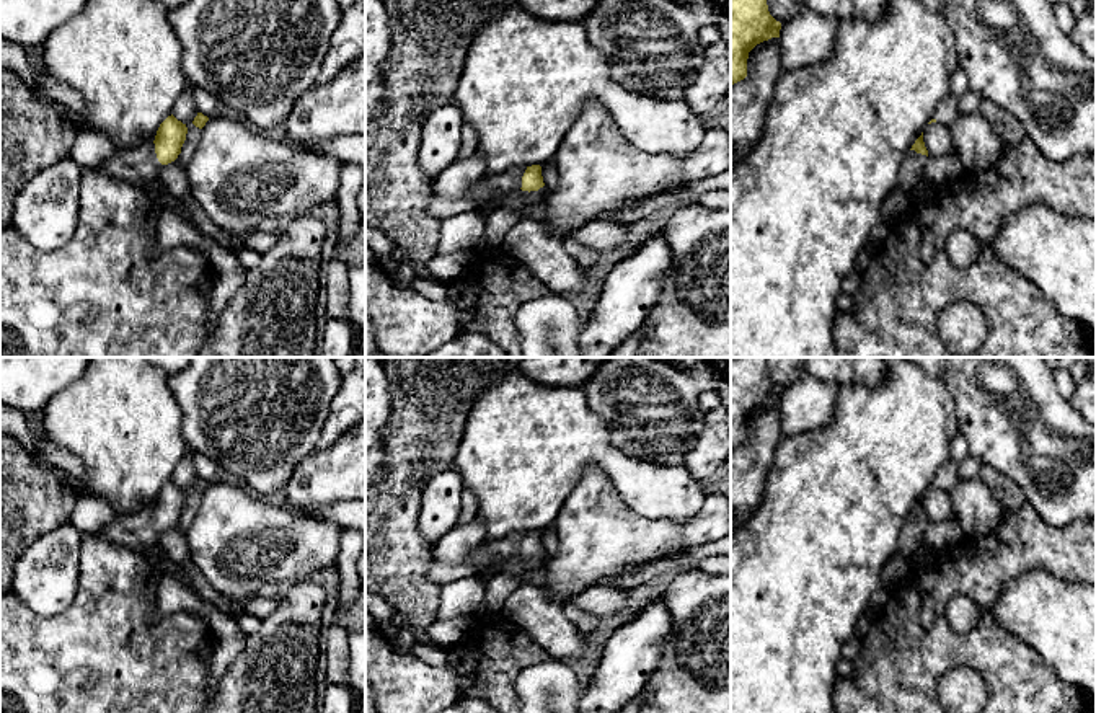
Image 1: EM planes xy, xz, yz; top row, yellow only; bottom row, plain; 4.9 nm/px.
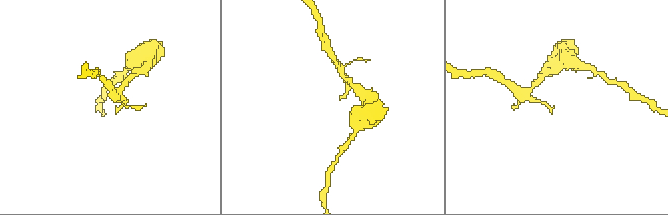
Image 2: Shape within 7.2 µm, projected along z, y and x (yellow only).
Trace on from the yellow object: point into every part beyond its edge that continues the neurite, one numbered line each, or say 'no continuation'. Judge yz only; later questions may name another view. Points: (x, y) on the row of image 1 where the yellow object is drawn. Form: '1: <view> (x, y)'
1: yz (910, 175)

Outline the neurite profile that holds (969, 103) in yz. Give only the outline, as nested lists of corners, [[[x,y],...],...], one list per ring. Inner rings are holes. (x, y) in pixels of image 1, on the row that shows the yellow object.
[[[967,91],[962,96],[959,96],[957,101],[957,111],[959,114],[974,114],[974,113],[980,113],[980,106],[985,100],[974,93],[974,91]]]

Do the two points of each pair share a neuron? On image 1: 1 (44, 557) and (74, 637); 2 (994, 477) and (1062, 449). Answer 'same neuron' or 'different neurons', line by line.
1: different neurons
2: different neurons

